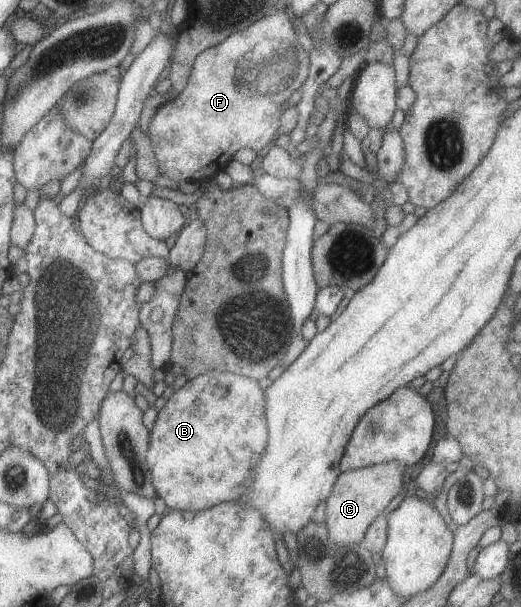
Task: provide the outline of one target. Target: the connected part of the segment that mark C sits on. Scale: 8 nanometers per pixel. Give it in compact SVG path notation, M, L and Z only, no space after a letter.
M391 460L361 469L340 472L331 497L326 499L325 523L328 536L339 546L360 544L367 528L377 519L391 500L402 490L404 466Z

